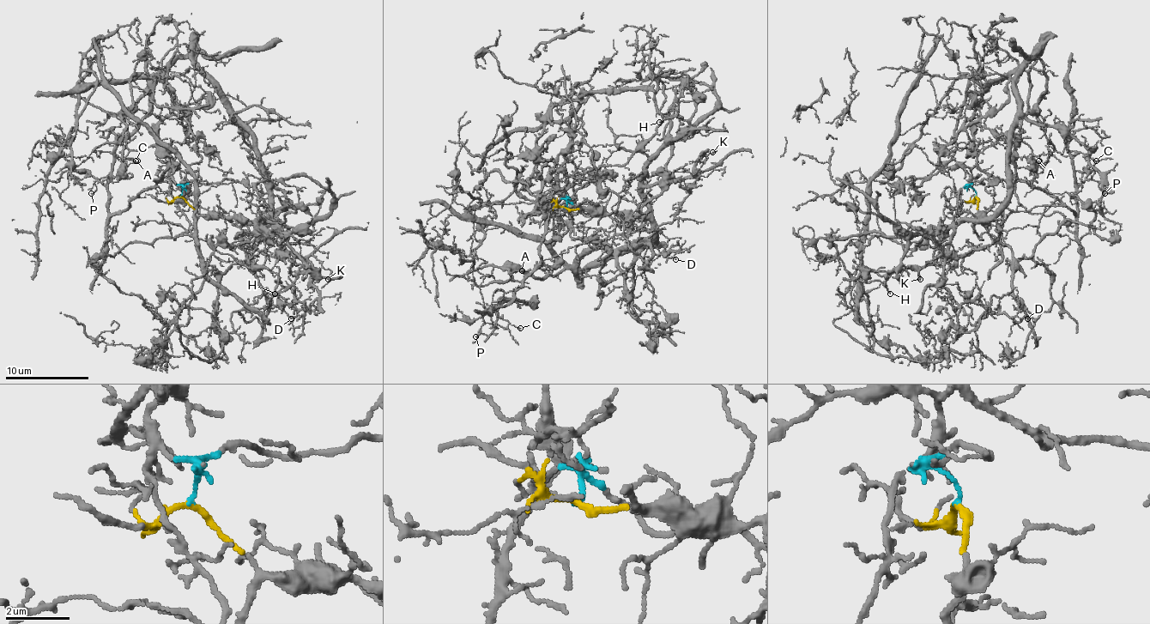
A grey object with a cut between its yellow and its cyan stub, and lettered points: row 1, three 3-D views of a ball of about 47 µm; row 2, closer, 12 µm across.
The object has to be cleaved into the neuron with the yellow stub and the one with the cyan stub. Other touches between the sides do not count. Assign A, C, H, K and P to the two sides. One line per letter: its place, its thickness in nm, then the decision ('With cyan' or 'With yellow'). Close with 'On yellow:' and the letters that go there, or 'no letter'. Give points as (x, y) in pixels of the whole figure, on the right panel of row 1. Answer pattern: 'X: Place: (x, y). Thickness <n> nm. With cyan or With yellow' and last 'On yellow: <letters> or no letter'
A: Place: (1038, 160). Thickness 120 nm. With yellow
C: Place: (1096, 160). Thickness 100 nm. With cyan
H: Place: (890, 293). Thickness 110 nm. With yellow
K: Place: (920, 279). Thickness 140 nm. With yellow
P: Place: (1104, 193). Thickness 120 nm. With cyan
On yellow: A, H, K

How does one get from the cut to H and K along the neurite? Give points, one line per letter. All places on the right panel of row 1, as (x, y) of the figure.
H: (976, 196), (984, 223), (959, 223), (919, 231), (909, 242), (900, 264), (886, 277), (886, 289), (890, 293)
K: (976, 196), (984, 223), (959, 223), (947, 254), (936, 257), (919, 271), (919, 279)

